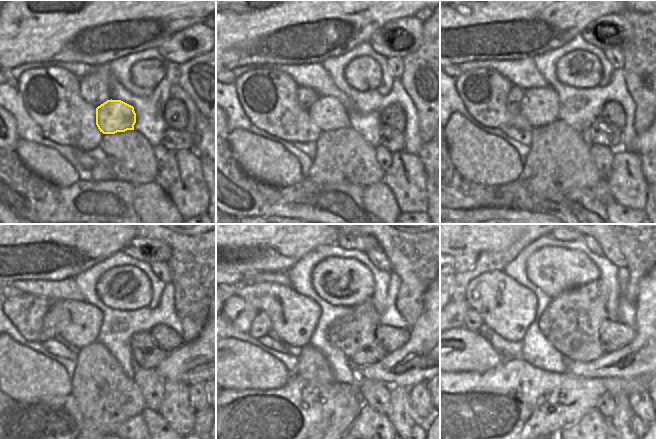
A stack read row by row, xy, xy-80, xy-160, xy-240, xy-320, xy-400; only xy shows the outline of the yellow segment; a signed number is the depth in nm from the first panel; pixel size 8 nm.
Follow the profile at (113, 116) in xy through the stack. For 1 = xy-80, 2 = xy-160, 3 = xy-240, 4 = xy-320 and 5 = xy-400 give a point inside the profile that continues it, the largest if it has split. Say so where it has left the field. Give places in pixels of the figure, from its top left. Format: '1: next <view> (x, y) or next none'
1: next xy-80 (328, 113)
2: next xy-160 (539, 106)
3: next xy-240 (79, 323)
4: next xy-320 (294, 317)
5: next xy-400 (508, 308)

